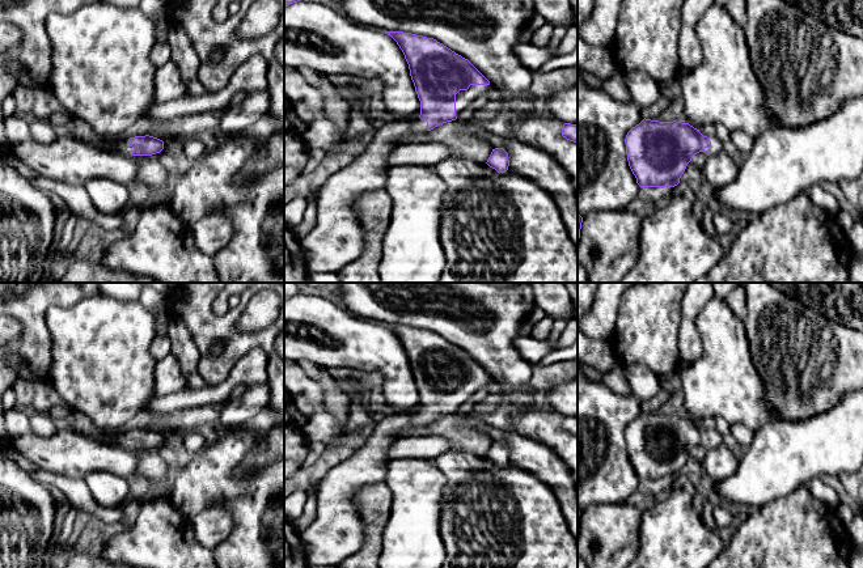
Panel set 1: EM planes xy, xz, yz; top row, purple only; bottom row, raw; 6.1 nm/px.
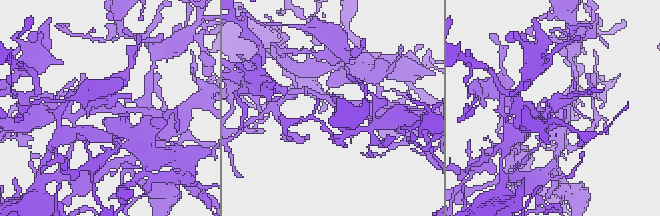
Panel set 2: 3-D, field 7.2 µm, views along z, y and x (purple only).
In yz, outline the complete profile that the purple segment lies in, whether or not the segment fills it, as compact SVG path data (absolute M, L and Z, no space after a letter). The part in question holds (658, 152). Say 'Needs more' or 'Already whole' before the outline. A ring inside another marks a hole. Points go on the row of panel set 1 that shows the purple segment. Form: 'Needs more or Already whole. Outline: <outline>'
Needs more. Outline: M643 119L633 127L625 139L629 166L640 187L674 187L680 183L693 156L705 152L715 154L723 149L716 137L703 136L689 123Z

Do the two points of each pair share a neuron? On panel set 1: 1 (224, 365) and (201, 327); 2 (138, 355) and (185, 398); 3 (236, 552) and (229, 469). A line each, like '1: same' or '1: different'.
1: same
2: different
3: same

